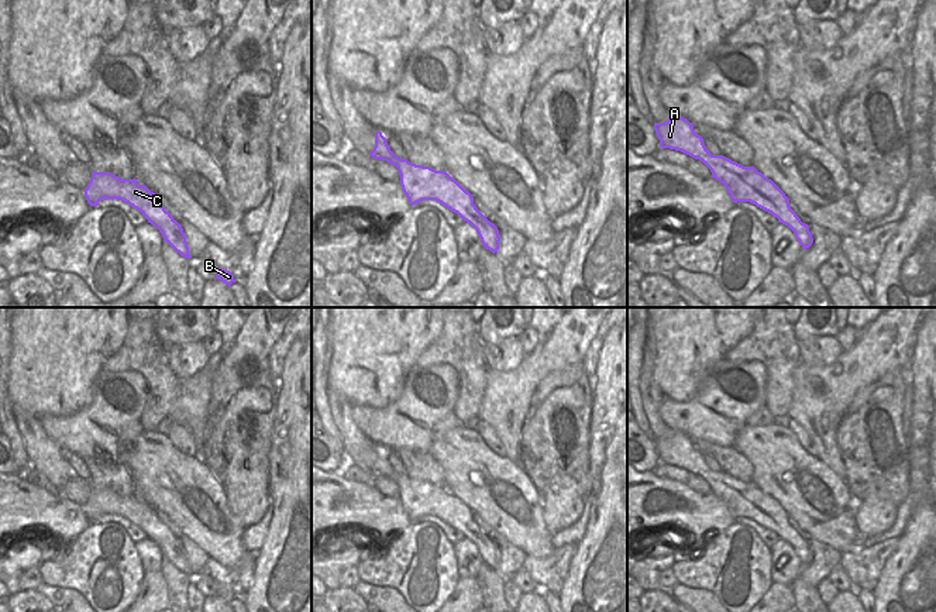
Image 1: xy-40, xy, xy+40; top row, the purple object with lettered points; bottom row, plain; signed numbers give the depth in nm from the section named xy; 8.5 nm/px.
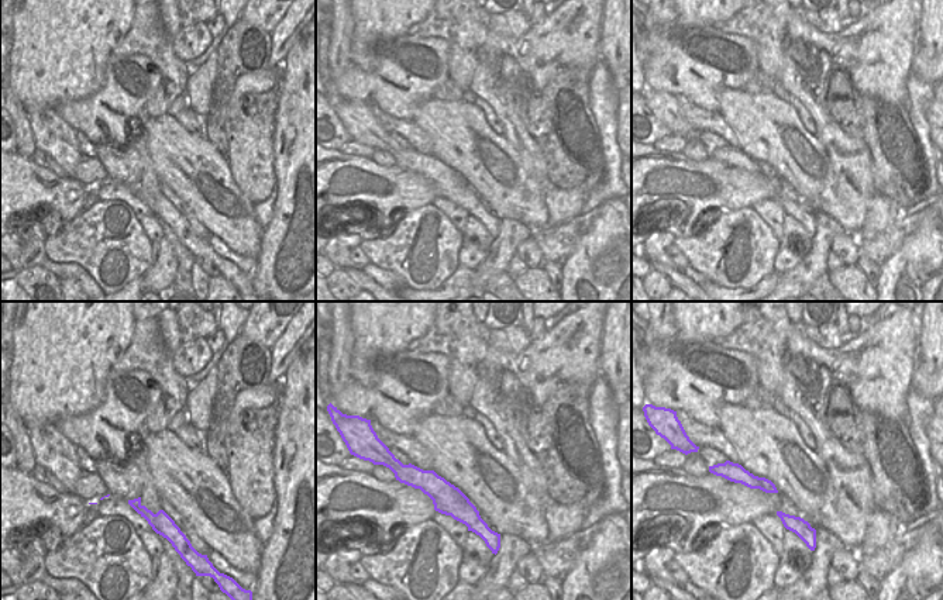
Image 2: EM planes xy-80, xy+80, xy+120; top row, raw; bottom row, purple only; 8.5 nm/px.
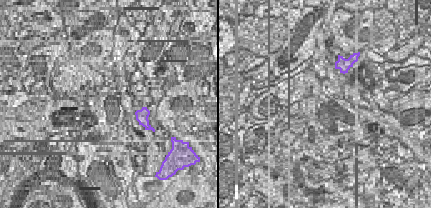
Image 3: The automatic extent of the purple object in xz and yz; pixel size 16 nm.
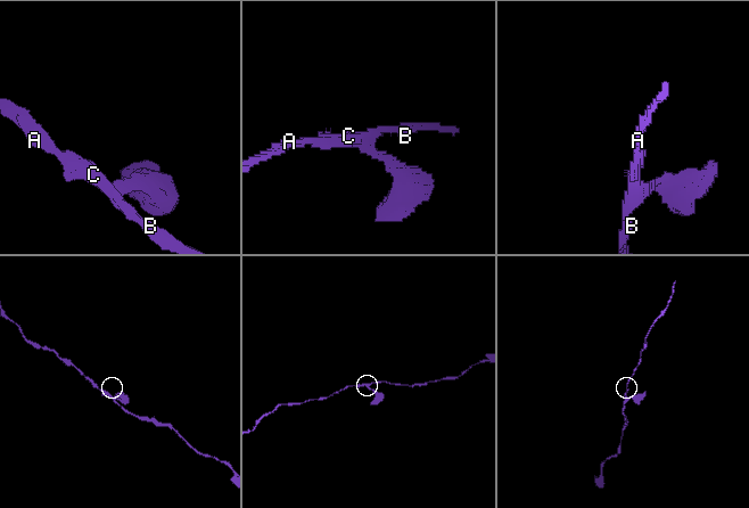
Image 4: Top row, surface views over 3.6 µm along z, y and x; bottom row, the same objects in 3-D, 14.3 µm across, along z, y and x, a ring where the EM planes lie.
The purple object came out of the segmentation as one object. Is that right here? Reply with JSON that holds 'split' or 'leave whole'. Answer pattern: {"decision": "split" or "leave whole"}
{"decision": "leave whole"}

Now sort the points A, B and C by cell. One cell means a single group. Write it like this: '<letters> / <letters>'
A B C

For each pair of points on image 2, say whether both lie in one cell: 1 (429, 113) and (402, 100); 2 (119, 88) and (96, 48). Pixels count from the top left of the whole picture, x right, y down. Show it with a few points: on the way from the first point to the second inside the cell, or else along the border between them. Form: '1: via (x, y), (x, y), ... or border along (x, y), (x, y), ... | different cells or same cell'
1: border along (432, 96), (416, 110), (412, 120) | different cells
2: border along (112, 52), (107, 59), (106, 79), (90, 95) | different cells

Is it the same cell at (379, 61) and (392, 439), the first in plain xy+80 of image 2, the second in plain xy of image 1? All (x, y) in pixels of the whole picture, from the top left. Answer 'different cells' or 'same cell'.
same cell

